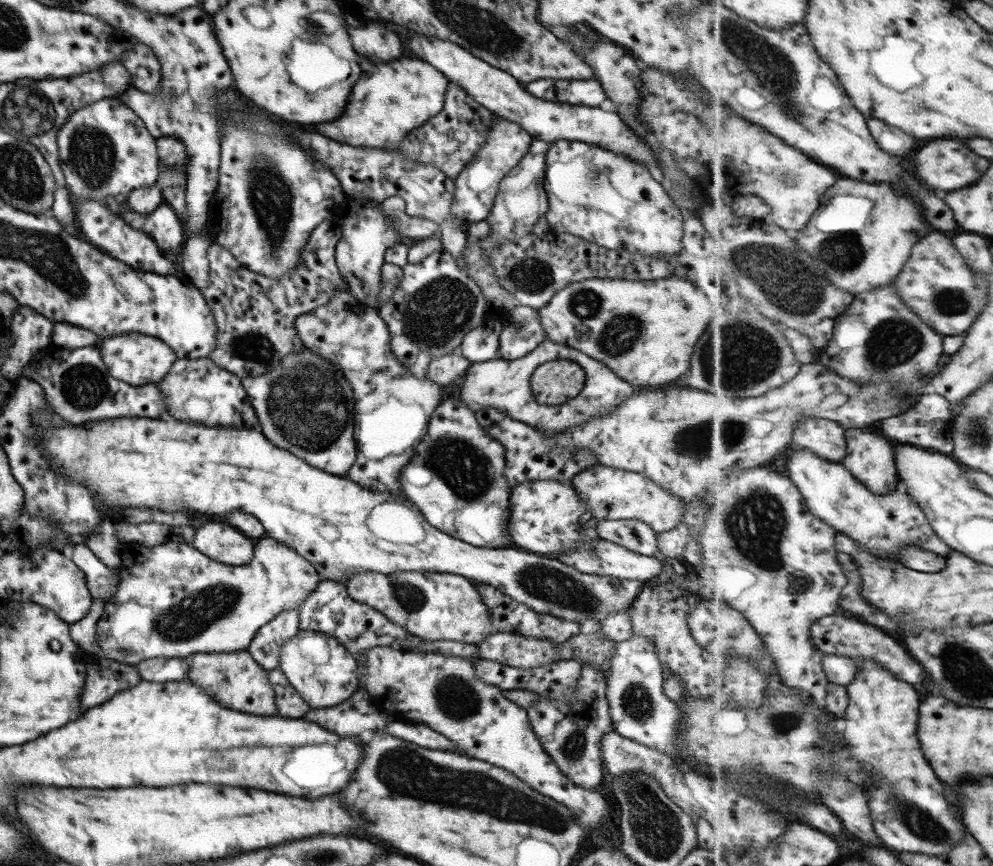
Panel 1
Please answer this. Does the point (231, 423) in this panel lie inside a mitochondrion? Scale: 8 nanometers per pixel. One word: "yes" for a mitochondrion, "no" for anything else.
no

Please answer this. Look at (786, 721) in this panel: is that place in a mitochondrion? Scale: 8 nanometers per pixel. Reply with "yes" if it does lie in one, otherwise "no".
yes

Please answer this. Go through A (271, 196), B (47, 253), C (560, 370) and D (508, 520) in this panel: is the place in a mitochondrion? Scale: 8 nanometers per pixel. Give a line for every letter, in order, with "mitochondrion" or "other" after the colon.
A: mitochondrion
B: mitochondrion
C: mitochondrion
D: other

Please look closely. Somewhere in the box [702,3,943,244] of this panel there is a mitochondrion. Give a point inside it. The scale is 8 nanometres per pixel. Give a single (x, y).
(772, 69)

